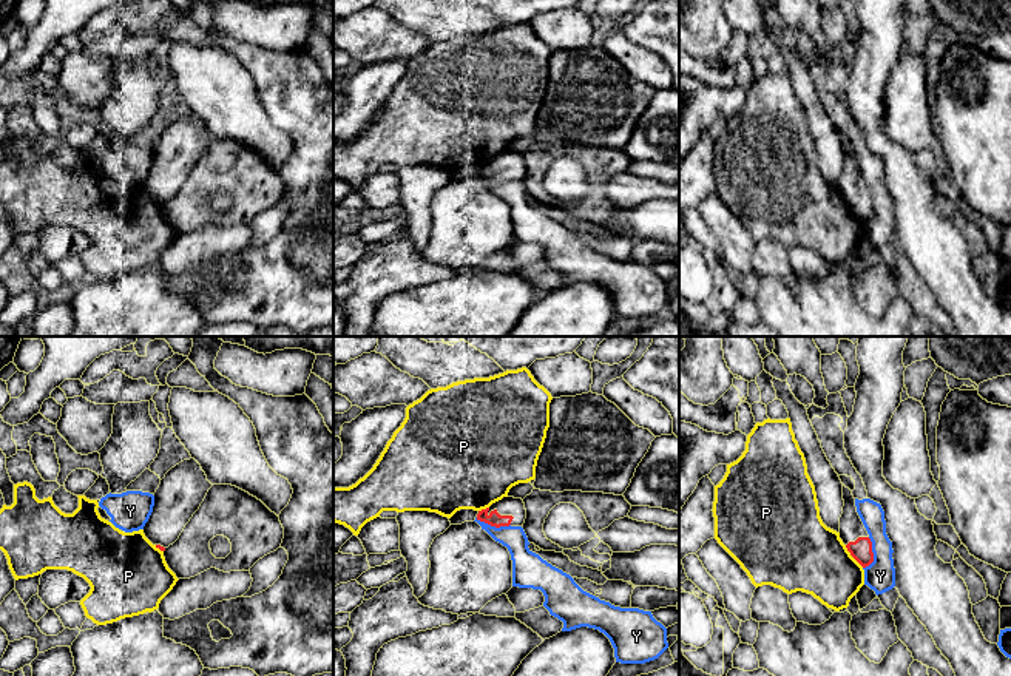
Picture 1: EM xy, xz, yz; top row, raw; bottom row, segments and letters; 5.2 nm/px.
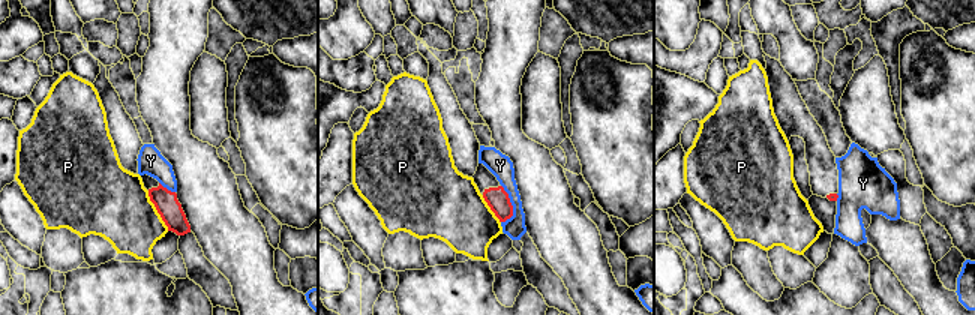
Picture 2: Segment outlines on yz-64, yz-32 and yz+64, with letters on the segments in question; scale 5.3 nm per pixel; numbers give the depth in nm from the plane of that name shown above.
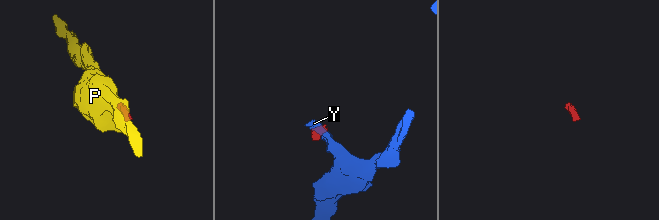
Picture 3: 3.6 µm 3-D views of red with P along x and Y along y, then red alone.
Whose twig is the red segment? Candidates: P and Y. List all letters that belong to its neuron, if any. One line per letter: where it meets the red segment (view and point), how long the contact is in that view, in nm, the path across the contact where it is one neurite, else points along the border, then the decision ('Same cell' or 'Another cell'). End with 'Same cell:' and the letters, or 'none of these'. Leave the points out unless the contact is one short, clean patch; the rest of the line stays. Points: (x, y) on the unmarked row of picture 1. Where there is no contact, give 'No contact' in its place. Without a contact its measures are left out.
P: Touches red at yz (852, 210). Shared border 160 nm. Boundary: yz (845, 199), (863, 221). Another cell
Y: Touches red at xz (493, 179). Shared border 190 nm. Boundary: xz (476, 172), (496, 181), (510, 179). Another cell
Same cell: none of these

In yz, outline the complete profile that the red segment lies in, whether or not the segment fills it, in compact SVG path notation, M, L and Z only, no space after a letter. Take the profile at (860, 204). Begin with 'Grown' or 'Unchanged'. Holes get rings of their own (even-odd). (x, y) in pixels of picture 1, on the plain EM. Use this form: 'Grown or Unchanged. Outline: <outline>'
Grown. Outline: M843 139L843 168L840 171L840 193L846 199L850 210L863 221L874 216L872 196L857 167L852 145Z

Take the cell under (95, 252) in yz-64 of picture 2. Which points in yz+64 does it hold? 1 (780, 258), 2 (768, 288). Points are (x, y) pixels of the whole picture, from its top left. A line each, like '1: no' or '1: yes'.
1: yes
2: no

